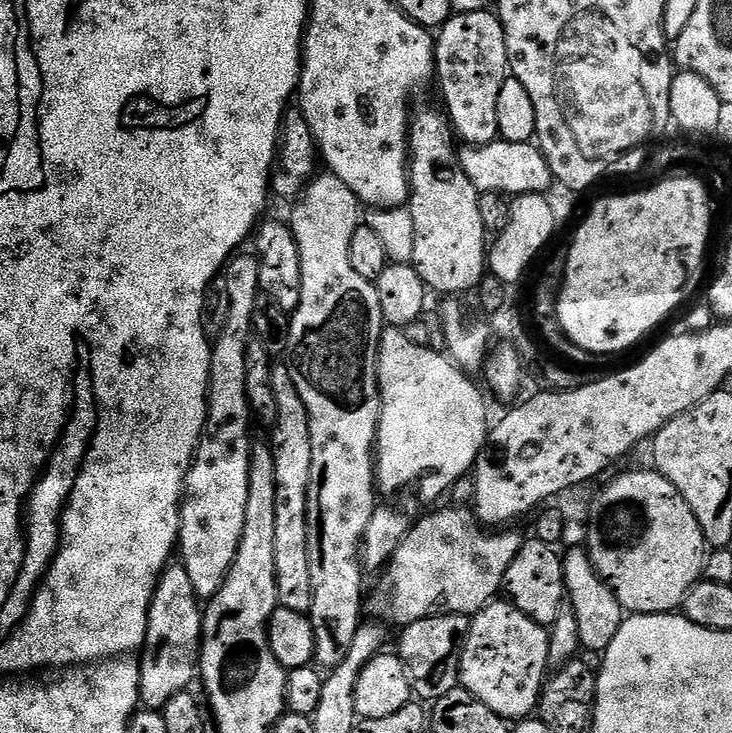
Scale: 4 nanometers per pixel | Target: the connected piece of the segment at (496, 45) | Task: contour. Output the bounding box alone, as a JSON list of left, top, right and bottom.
[436,11,510,148]

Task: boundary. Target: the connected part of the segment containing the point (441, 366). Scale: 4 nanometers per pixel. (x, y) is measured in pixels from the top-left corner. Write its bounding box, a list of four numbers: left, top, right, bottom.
[375,326,490,500]

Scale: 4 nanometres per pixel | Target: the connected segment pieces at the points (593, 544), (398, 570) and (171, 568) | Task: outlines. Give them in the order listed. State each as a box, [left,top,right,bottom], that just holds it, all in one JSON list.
[[586,470,706,616],[366,507,522,626],[140,562,204,710]]

